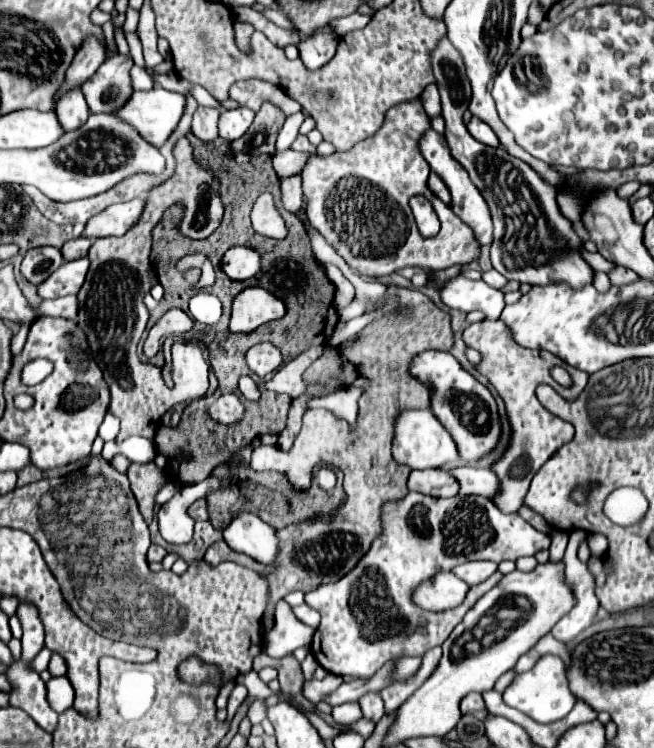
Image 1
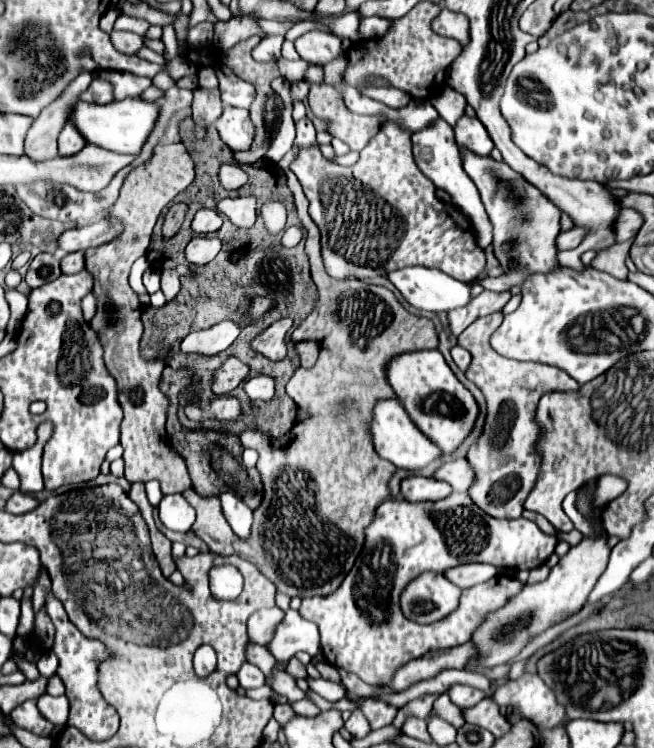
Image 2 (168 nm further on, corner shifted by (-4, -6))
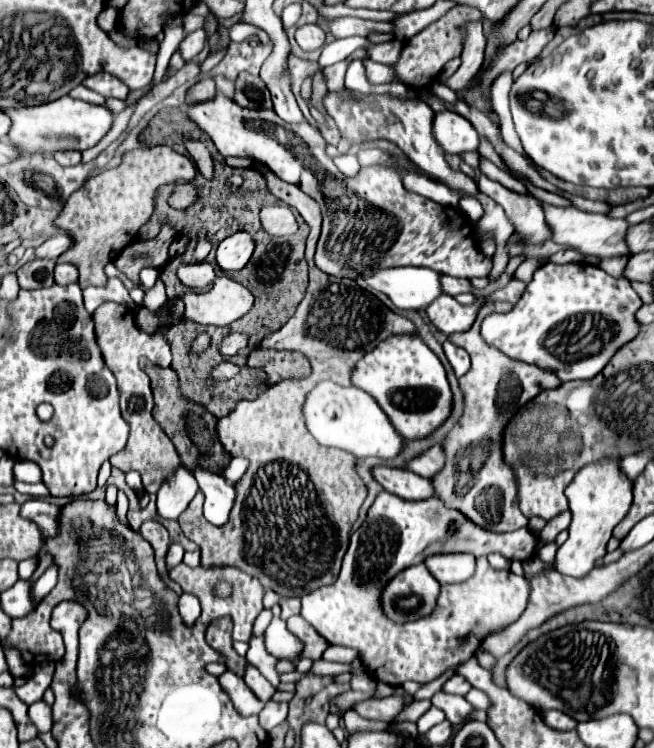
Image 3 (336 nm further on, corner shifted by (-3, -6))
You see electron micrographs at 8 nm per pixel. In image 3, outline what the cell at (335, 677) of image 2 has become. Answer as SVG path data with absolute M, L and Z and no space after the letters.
M390 696L382 700L364 700L356 704L356 712L364 718L372 720L386 720L392 722L392 716L396 716L404 708L404 700L400 696Z

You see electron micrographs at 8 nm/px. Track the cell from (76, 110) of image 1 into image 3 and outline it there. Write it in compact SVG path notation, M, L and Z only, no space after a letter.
M76 150L56 152L54 158L56 158L56 162L58 162L60 166L76 166L76 164L80 162L80 152L76 152Z

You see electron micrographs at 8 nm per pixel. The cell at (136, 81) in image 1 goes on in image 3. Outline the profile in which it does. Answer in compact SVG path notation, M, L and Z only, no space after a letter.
M94 74L94 76L88 76L82 84L86 88L102 94L104 98L120 98L120 100L124 100L128 96L128 86L122 84L118 78L114 78L110 74Z

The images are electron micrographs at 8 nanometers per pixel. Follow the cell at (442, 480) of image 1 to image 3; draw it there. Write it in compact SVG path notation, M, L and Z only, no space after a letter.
M376 466L372 468L372 476L386 492L392 492L404 500L426 500L432 496L430 480L420 478L404 468Z

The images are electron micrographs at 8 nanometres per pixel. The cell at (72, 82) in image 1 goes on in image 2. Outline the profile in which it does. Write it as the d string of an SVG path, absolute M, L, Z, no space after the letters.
M81 72L81 76L77 76L57 100L53 100L53 104L49 104L35 118L25 140L27 156L31 156L33 160L47 160L57 156L57 136L69 122L69 112L73 112L73 104L79 102L81 92L89 88L91 80L91 72Z

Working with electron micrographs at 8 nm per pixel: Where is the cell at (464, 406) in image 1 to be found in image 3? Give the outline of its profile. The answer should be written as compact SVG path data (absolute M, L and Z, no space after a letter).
M418 334L390 336L380 342L356 362L356 368L352 370L352 386L376 398L380 408L384 408L384 414L388 414L388 420L392 420L392 426L404 438L428 436L448 418L452 406L452 392L444 366Z

